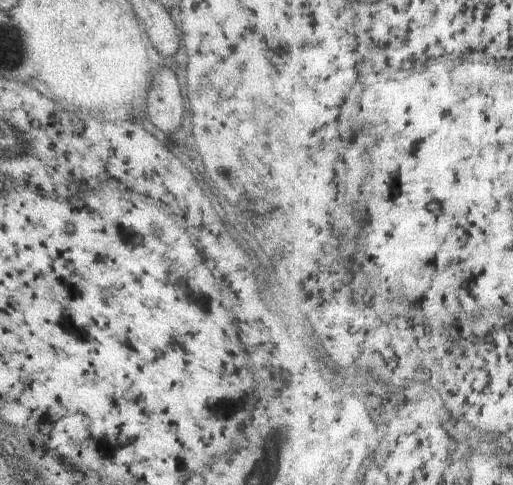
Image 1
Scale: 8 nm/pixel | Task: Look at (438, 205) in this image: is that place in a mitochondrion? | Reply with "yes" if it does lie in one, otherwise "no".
no

